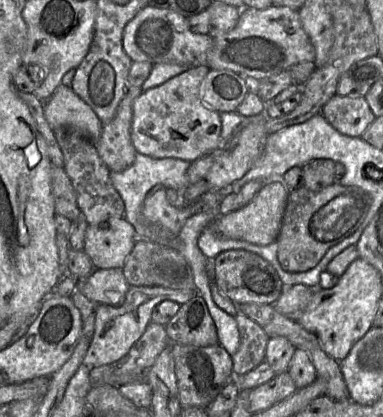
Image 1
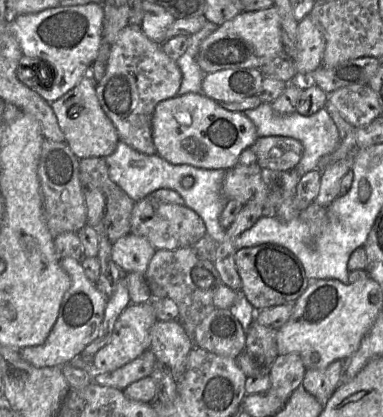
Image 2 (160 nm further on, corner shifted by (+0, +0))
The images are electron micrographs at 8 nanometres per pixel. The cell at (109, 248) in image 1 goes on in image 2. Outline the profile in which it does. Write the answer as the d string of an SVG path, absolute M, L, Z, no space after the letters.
M128 233L112 243L112 259L124 273L143 275L156 249L144 237Z

